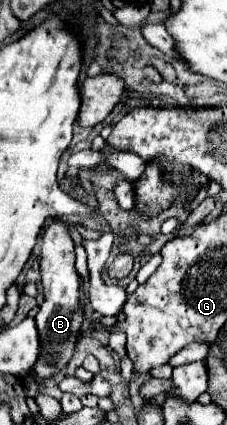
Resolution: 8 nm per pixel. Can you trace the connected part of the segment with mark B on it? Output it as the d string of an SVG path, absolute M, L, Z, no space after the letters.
M61 221L51 223L41 235L41 285L45 301L35 317L35 325L39 331L41 353L33 365L33 373L41 379L55 377L73 357L75 343L81 337L83 311L79 307L79 287L81 279L75 269L75 245L67 233L67 227Z

